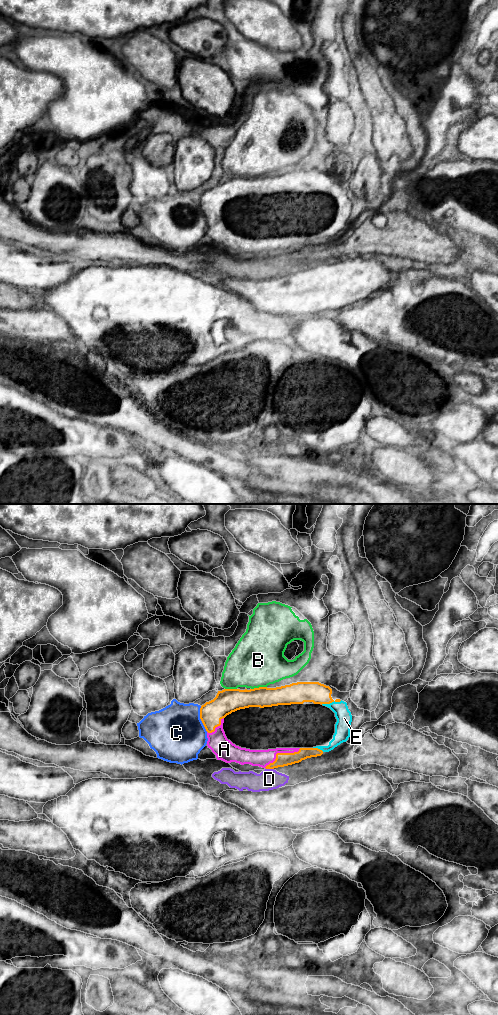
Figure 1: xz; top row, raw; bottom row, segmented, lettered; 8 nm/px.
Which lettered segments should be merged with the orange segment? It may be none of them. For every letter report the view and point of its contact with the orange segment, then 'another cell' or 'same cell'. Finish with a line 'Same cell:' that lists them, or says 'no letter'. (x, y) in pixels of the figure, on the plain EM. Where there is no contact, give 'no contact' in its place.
A: xz (280, 241) | same cell
B: xz (258, 176) | another cell
C: xz (200, 206) | another cell
D: xz (270, 256) | another cell
E: xz (331, 190) | same cell
Same cell: A, E

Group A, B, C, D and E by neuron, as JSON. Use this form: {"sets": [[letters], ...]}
{"sets": [["A", "E"], ["B"], ["C"], ["D"]]}

